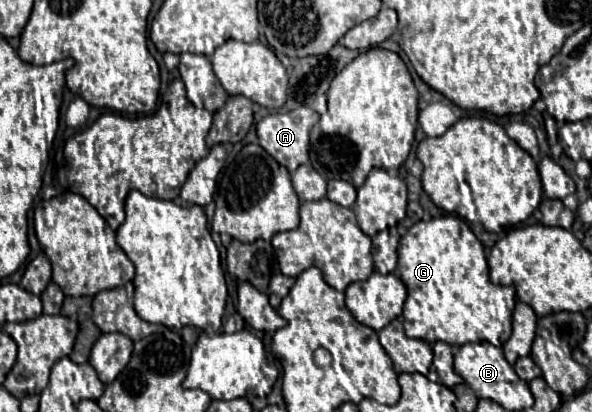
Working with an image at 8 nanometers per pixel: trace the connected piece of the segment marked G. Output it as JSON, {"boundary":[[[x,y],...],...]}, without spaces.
{"boundary":[[[442,215],[414,223],[398,245],[398,275],[408,291],[402,312],[408,337],[428,343],[438,339],[452,347],[472,341],[490,341],[502,347],[510,339],[515,287],[490,281],[484,245],[464,219]]]}

